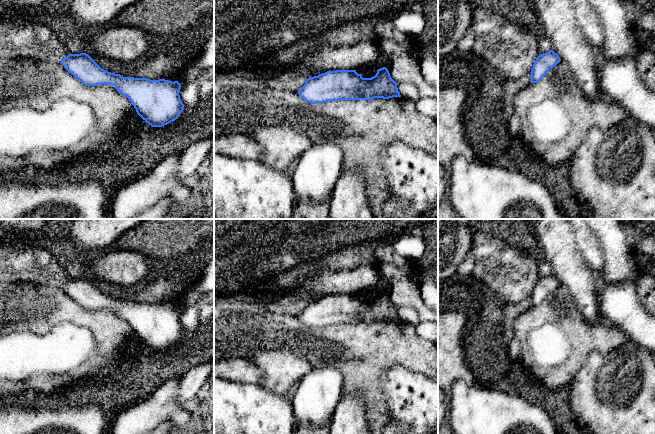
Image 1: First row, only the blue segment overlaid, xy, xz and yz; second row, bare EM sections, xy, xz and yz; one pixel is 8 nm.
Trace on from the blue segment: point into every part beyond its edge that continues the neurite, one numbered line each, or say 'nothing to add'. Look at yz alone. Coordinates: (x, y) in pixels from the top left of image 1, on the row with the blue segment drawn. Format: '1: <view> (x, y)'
nothing to add

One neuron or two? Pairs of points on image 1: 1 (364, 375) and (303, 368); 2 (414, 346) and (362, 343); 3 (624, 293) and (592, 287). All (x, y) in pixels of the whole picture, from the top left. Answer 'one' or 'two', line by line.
1: two
2: one
3: two

